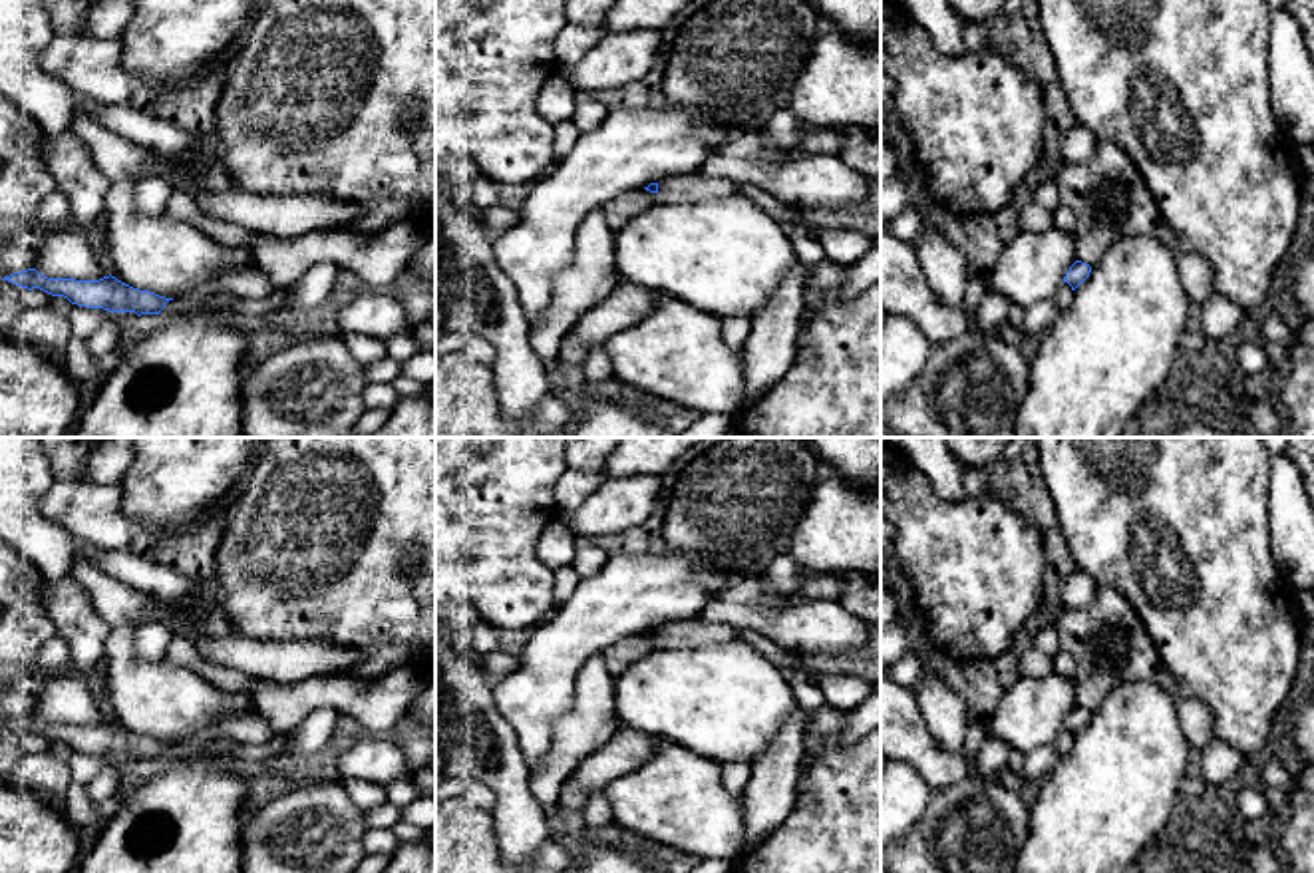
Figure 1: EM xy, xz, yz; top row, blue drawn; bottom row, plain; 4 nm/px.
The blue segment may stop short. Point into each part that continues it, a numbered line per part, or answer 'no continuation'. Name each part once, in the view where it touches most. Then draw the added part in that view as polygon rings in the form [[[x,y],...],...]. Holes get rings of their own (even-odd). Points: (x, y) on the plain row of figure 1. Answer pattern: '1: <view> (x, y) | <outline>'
1: xz (678, 633) | [[[694,618],[694,620],[662,622],[656,628],[658,628],[658,642],[664,648],[694,648],[739,640],[763,652],[767,658],[779,660],[781,654],[781,646],[771,638],[753,630],[736,628],[732,624],[716,624]]]

